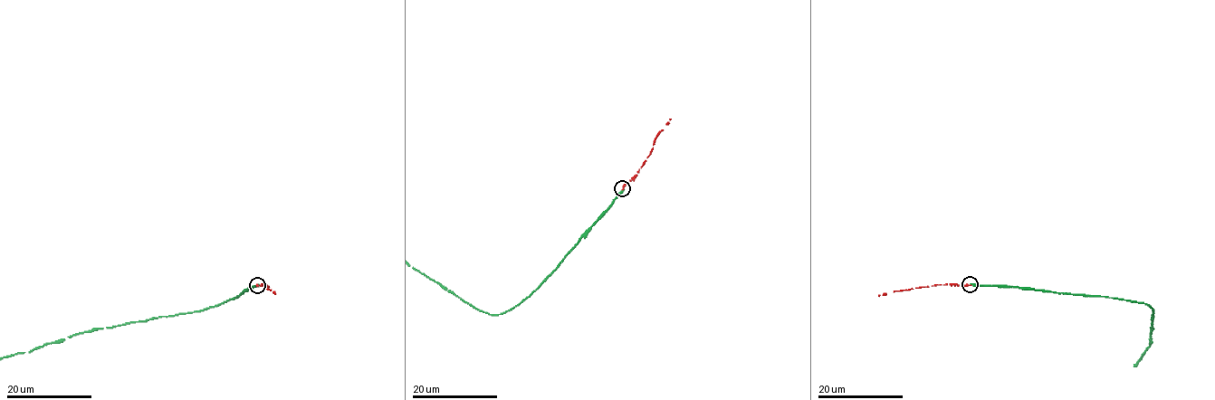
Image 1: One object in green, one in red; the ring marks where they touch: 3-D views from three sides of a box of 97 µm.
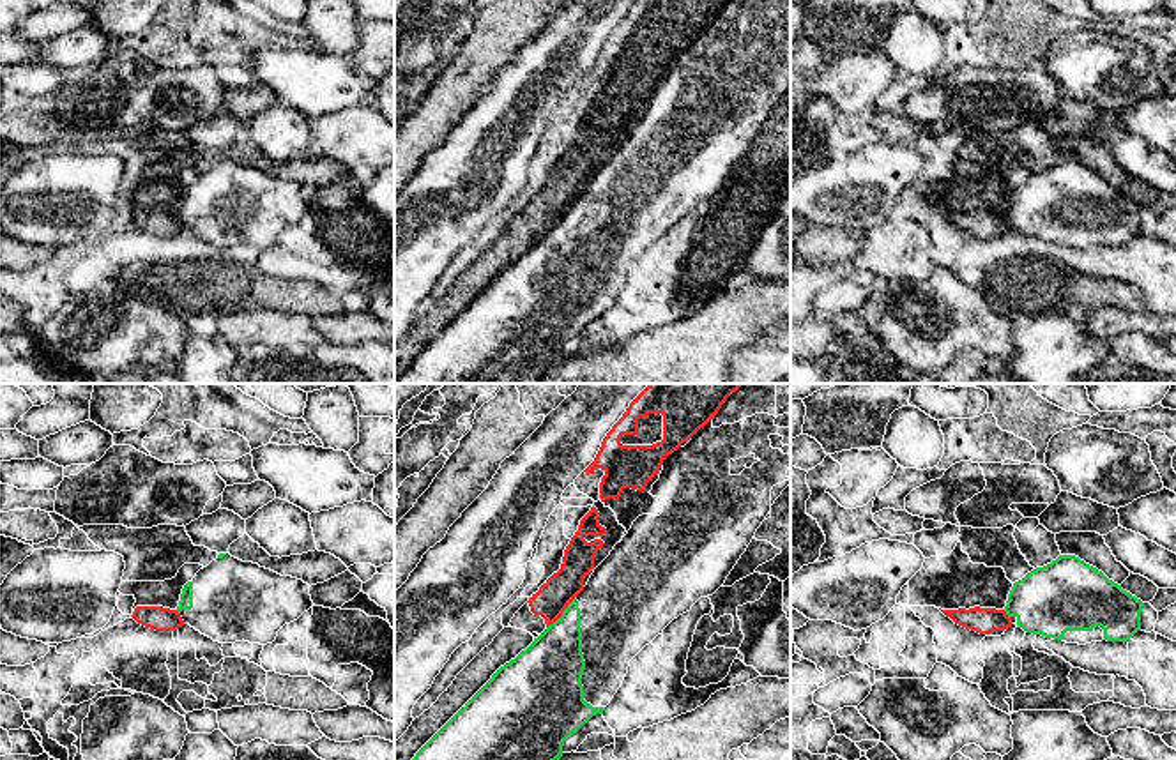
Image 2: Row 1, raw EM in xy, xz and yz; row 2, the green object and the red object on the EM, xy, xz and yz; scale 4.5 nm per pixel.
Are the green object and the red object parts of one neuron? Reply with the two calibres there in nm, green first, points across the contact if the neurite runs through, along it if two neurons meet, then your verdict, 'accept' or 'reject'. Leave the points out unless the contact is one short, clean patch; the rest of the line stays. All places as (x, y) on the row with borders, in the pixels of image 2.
calibres 280 and 150 nm; border xz (575, 596), (547, 628); reject

